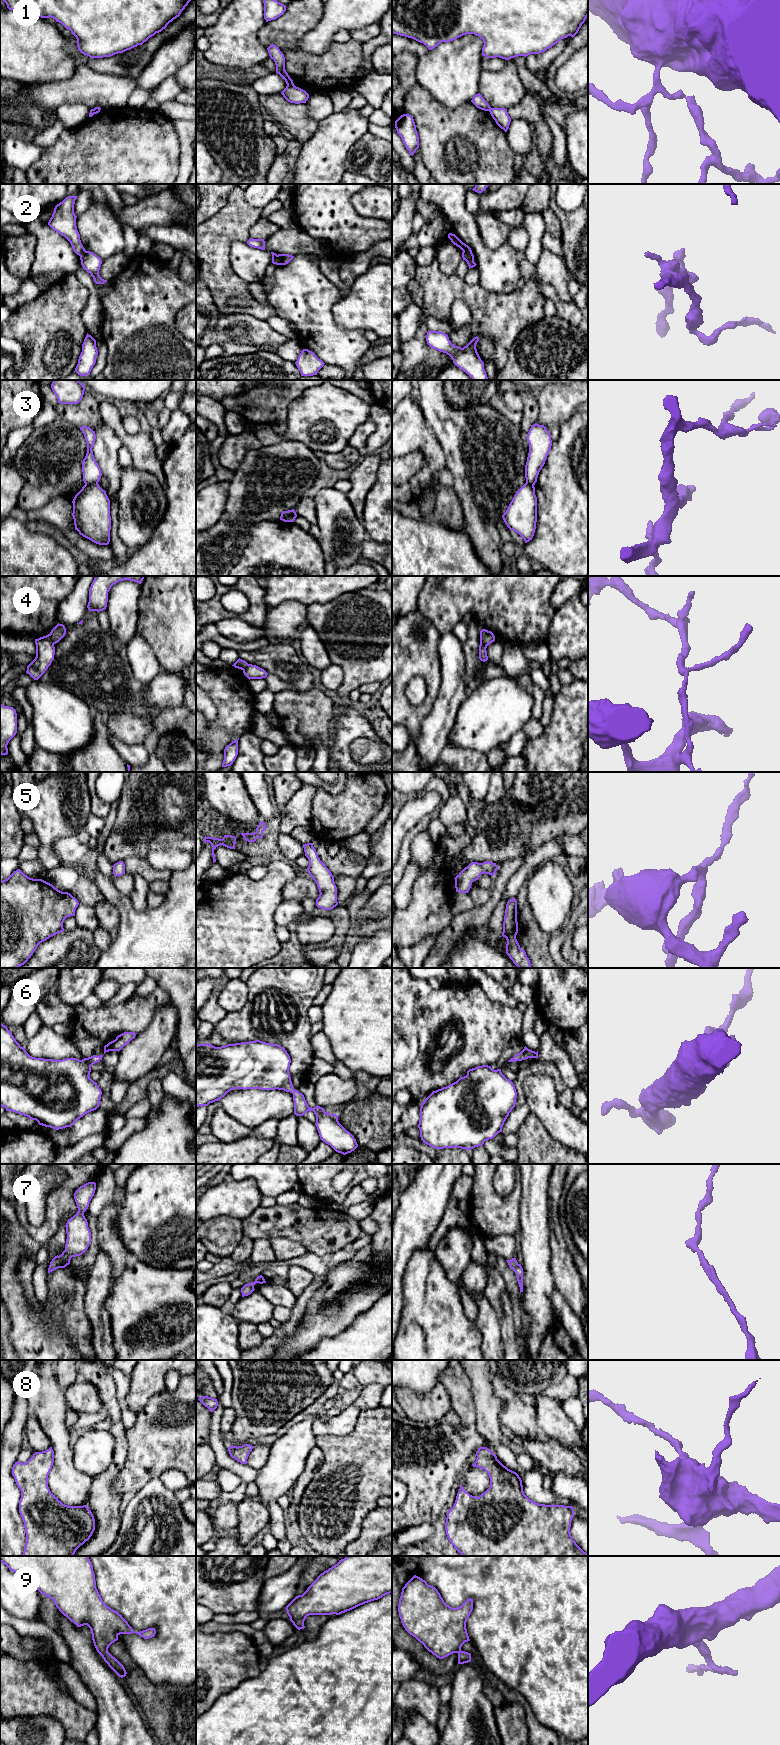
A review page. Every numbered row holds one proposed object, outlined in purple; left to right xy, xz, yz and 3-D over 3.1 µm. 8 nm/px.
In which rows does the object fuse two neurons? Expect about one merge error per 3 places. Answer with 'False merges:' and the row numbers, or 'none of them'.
False merges: 1, 2, 3, 4

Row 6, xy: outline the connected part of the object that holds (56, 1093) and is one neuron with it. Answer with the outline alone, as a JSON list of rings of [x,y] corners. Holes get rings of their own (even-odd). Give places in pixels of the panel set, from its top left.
[[[0,1023],[0,1106],[36,1120],[39,1125],[56,1130],[71,1127],[85,1114],[99,1107],[102,1091],[90,1078],[91,1066],[103,1055],[79,1060],[35,1058],[16,1041],[7,1026]],[[124,1032],[104,1046],[104,1054],[120,1051],[137,1033]],[[103,1054],[103,1055],[104,1055]]]

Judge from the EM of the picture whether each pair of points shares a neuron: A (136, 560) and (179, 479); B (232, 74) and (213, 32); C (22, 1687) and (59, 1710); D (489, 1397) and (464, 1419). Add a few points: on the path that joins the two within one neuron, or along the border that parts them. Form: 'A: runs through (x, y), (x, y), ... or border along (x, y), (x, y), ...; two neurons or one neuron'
A: runs through (158, 544), (179, 523), (179, 501); one neuron
B: border along (228, 67), (246, 71); two neurons
C: runs through (31, 1692), (43, 1696), (50, 1701); one neuron
D: border along (469, 1386), (475, 1410), (475, 1423); two neurons

